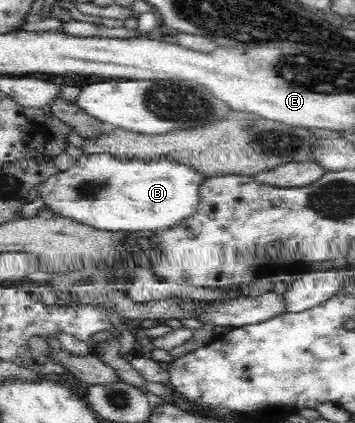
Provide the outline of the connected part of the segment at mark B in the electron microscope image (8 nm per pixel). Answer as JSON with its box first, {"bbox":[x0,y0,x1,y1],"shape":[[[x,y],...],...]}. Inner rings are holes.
{"bbox":[38,153,208,232],"shape":[[[86,153],[67,171],[59,171],[47,178],[39,187],[38,197],[51,212],[72,218],[73,221],[77,221],[81,225],[89,225],[94,229],[101,229],[105,232],[147,229],[152,232],[156,229],[167,229],[180,219],[189,217],[198,202],[197,187],[207,180],[208,177],[204,177],[200,171],[179,165],[179,163],[171,163],[169,159],[145,163],[137,157],[115,159],[109,153]]]}

